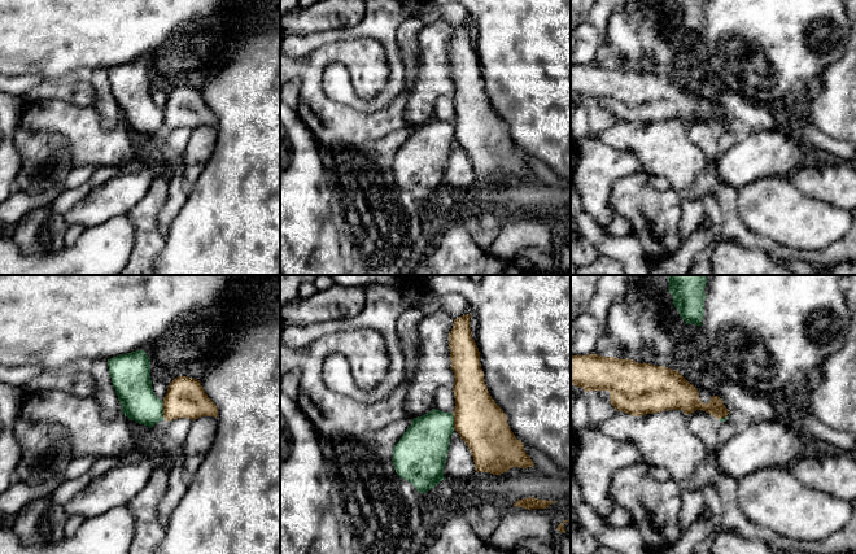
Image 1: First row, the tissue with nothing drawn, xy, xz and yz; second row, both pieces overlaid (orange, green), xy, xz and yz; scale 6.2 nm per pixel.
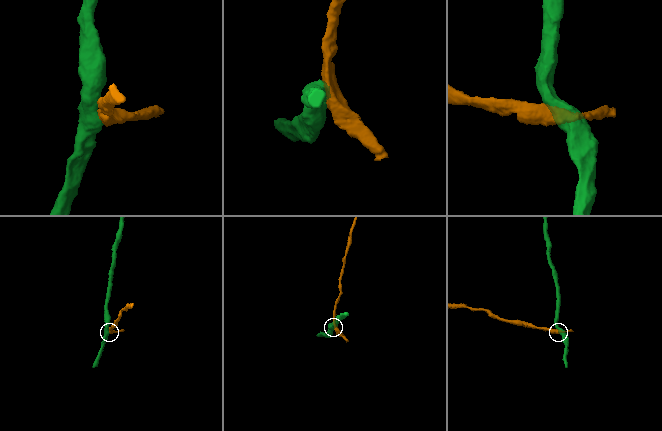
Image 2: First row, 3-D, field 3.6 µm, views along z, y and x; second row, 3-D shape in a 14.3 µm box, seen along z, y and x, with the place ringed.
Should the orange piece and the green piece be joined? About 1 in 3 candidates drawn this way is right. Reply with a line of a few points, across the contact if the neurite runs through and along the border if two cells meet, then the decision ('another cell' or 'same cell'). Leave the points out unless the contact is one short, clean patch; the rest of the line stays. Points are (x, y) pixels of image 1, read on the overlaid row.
another cell

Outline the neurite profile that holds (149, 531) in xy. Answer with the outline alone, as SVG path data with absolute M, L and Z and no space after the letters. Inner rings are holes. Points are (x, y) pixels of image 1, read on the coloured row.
M156 467L145 487L126 506L135 518L135 535L127 554L156 554L166 535L158 516L158 506L167 492L169 468Z

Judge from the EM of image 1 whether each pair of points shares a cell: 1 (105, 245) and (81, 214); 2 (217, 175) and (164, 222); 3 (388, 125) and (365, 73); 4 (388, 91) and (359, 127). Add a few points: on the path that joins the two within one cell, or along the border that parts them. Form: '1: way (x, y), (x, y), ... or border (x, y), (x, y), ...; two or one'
1: border (119, 216), (84, 228); two
2: border (188, 187), (186, 201), (167, 230); two
3: way (352, 125), (315, 95), (315, 69), (328, 56); one
4: border (396, 97), (375, 112), (359, 112), (341, 104); two

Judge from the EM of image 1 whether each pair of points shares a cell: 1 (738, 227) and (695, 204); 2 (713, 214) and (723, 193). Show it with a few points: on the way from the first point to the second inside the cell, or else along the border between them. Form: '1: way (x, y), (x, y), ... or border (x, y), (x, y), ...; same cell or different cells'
1: border (699, 197), (693, 197), (682, 204), (680, 222); different cells
2: border (707, 192), (715, 197), (720, 209), (719, 234); different cells

